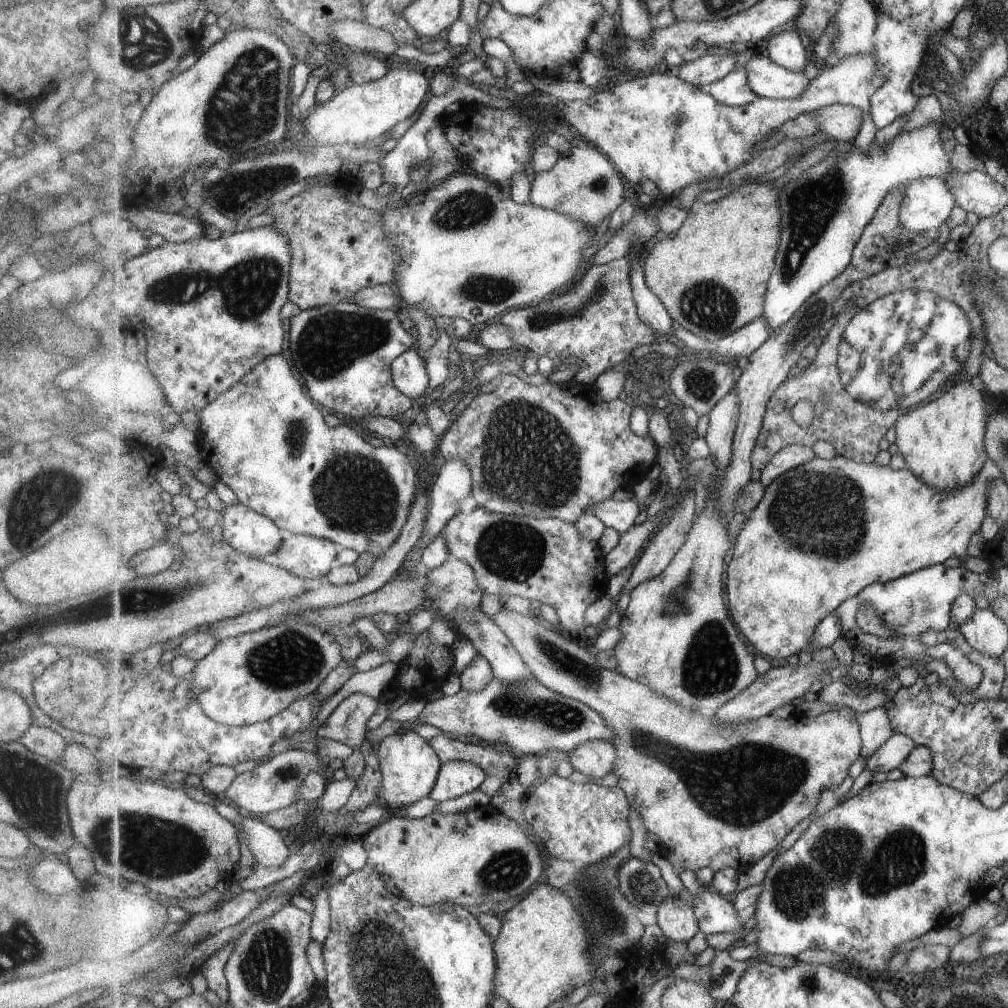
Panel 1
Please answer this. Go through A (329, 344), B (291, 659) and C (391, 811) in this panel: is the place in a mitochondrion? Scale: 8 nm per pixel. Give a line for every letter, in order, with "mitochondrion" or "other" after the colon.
A: mitochondrion
B: mitochondrion
C: other

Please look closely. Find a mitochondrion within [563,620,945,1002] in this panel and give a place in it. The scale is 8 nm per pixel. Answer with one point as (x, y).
(838, 861)

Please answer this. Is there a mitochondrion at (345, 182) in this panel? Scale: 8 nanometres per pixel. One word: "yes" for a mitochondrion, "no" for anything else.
no

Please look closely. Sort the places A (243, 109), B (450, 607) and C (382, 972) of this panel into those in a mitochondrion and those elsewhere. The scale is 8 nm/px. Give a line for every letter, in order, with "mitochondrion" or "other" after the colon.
A: mitochondrion
B: other
C: mitochondrion

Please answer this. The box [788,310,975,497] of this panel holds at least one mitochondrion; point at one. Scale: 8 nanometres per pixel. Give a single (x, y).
(929, 356)

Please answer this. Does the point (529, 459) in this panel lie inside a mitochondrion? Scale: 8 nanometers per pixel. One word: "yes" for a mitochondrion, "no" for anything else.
yes

